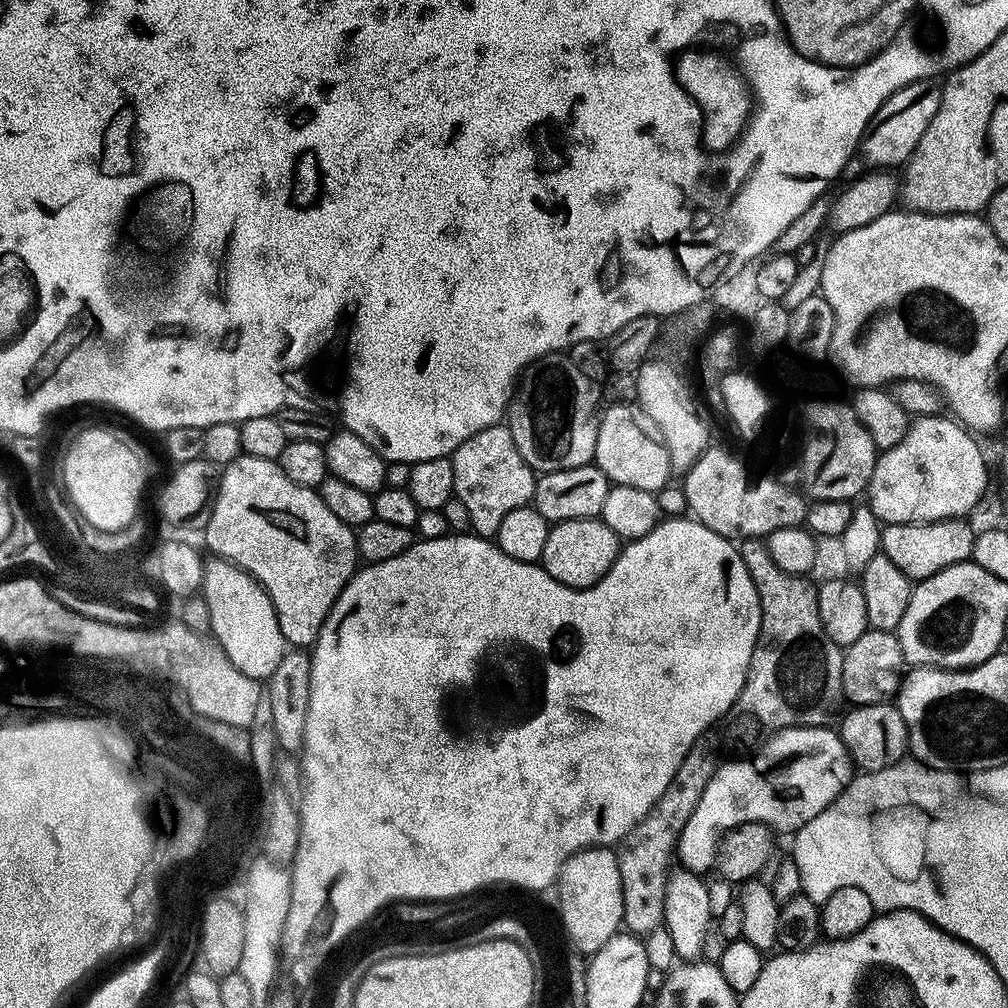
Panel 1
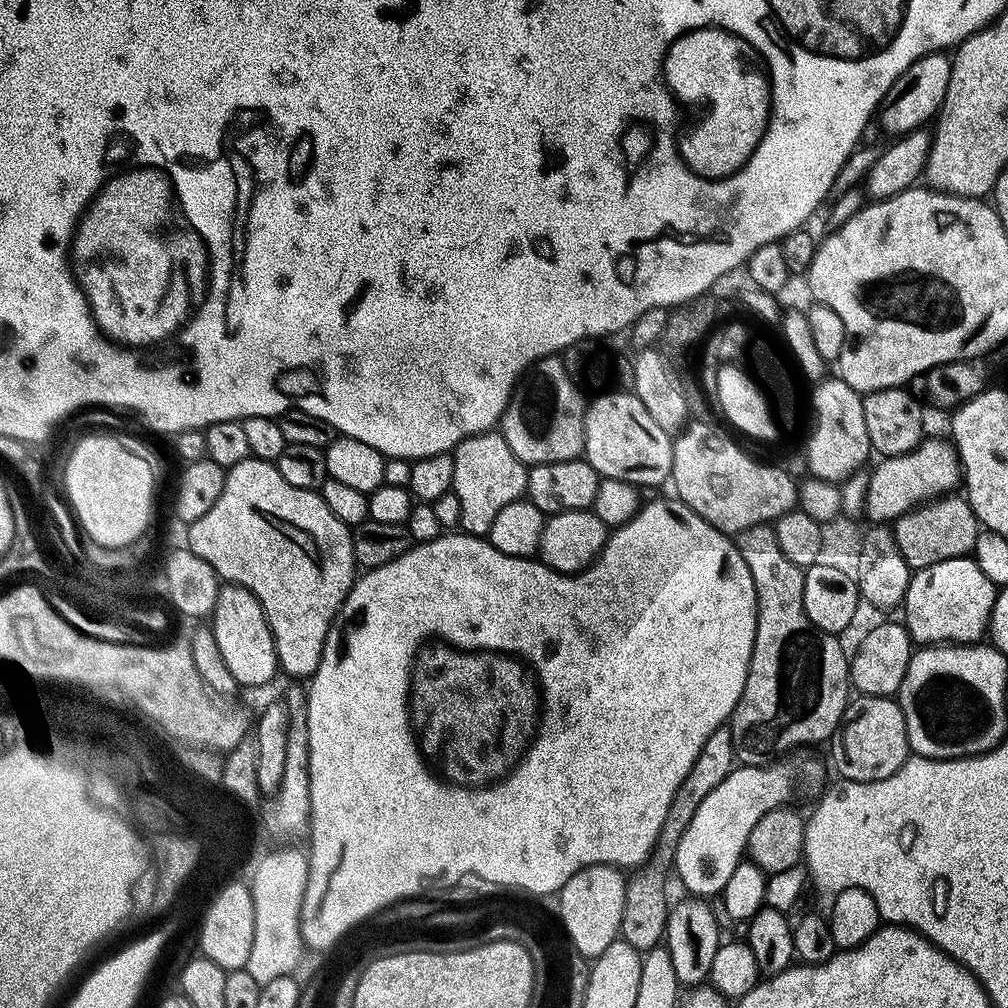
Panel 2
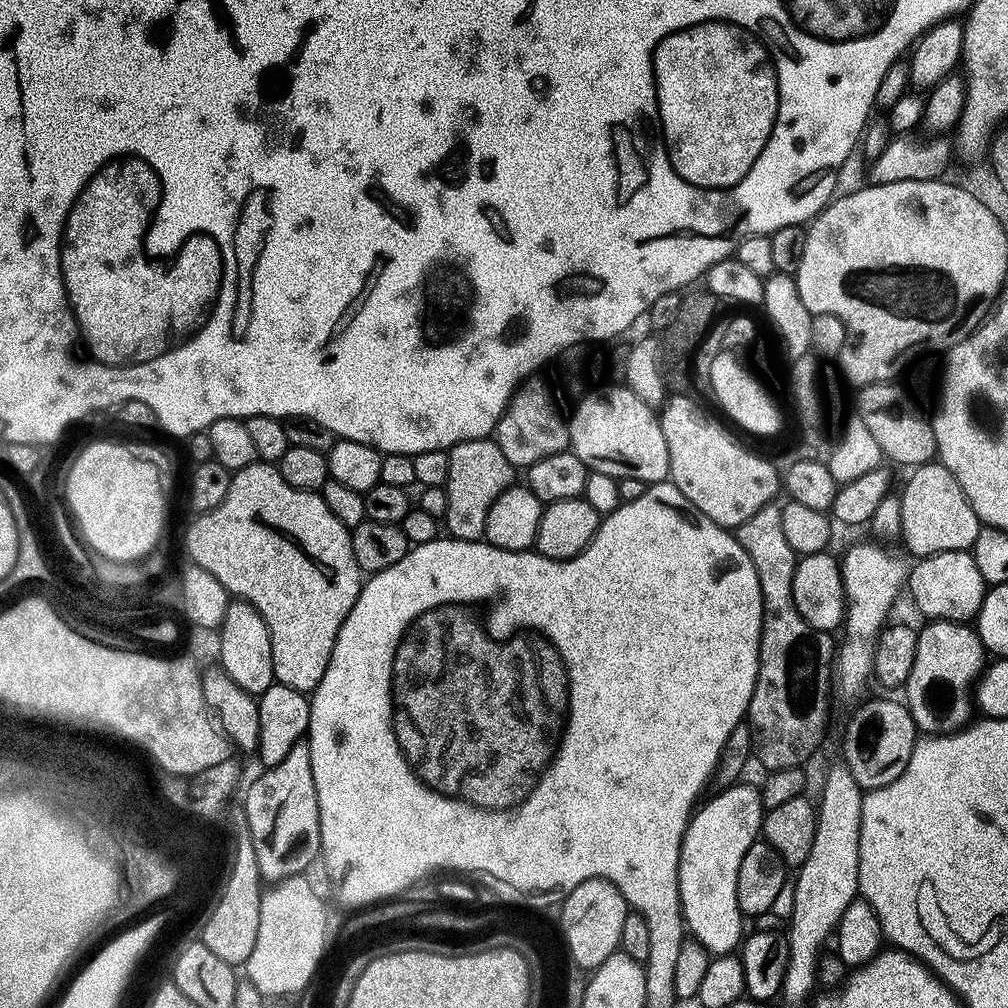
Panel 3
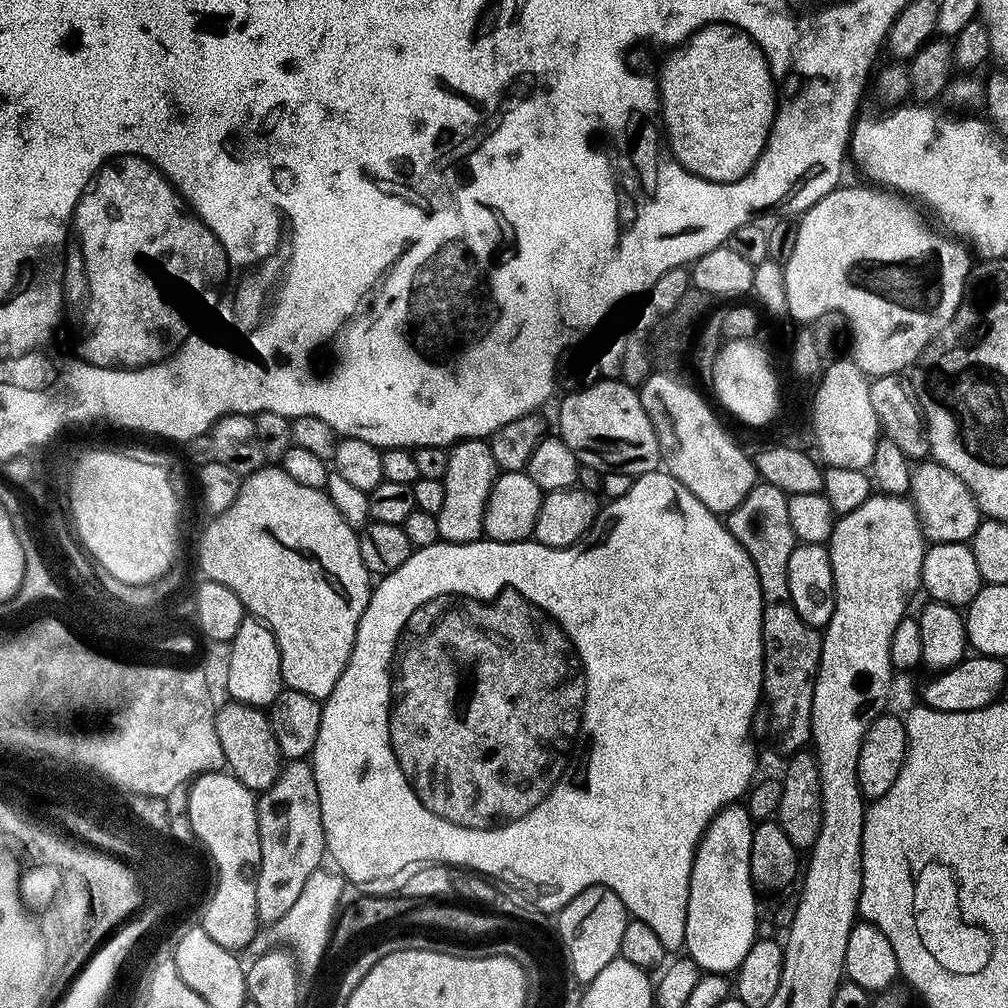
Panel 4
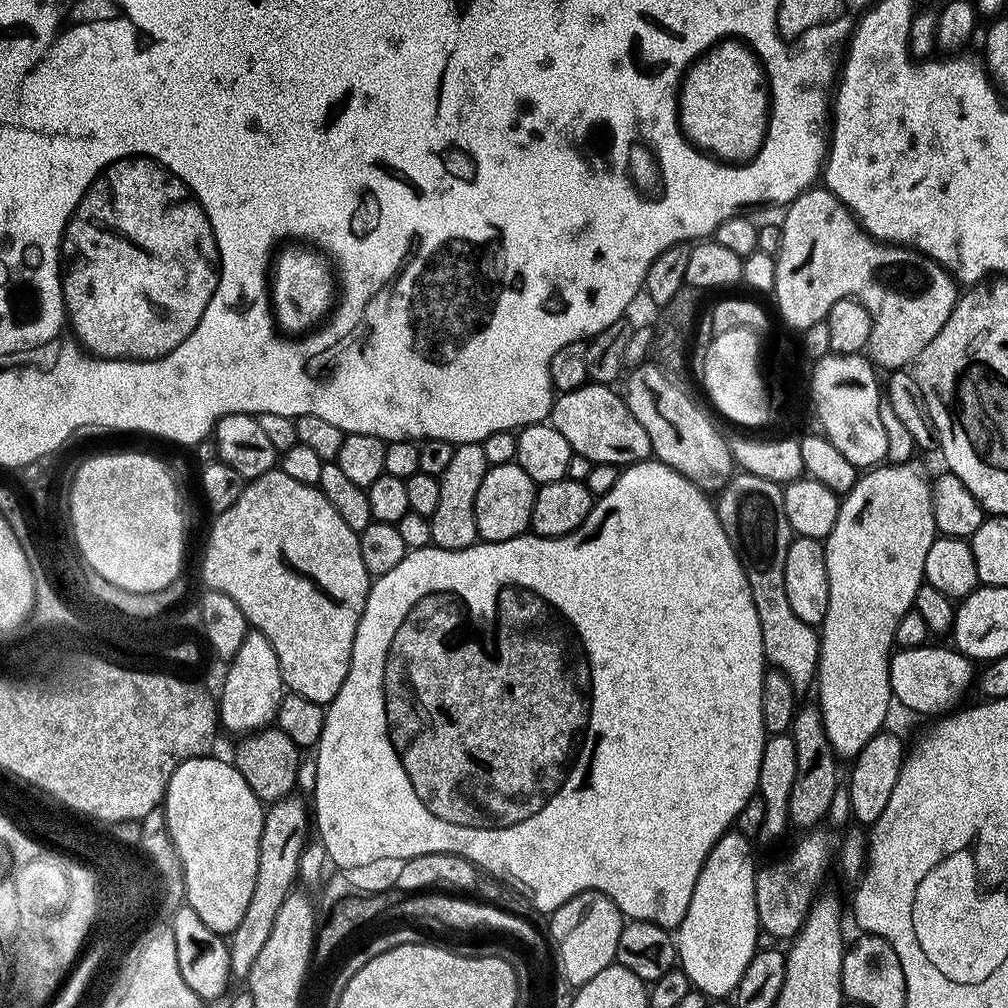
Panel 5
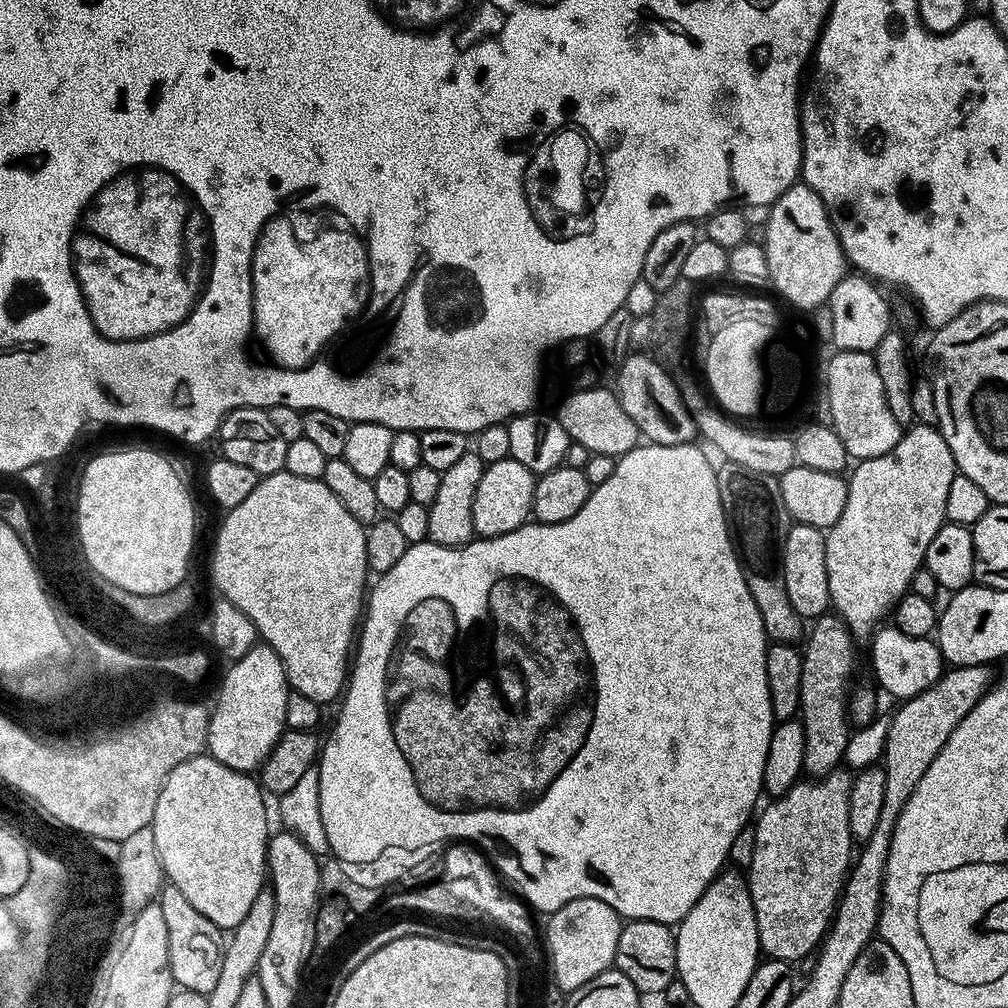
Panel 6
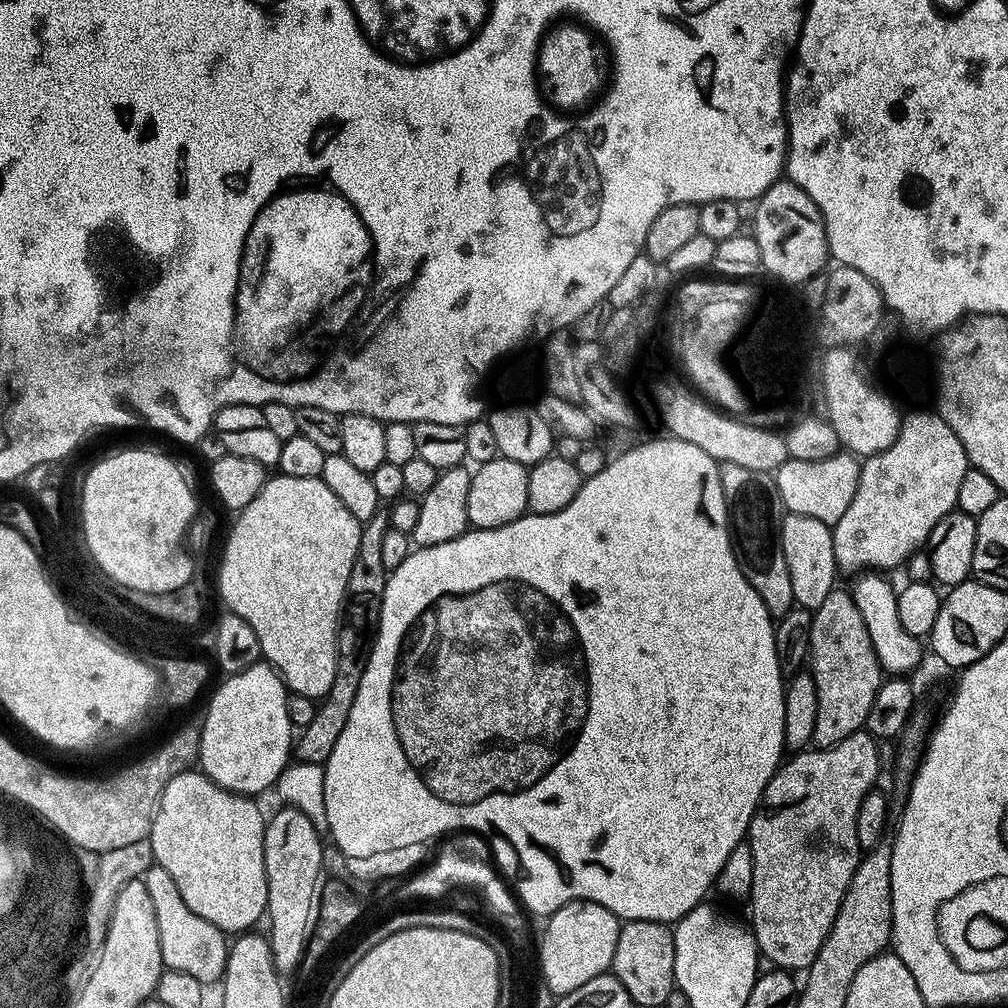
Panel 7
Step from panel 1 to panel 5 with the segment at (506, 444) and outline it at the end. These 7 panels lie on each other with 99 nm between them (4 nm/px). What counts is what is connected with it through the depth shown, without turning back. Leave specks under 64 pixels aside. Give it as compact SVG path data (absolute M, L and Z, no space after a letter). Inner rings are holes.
M483 443L457 444L446 474L439 476L442 486L442 502L438 502L438 510L432 515L432 544L446 550L462 550L477 543L475 502L478 488L482 486L482 478L486 478L489 462L484 453Z

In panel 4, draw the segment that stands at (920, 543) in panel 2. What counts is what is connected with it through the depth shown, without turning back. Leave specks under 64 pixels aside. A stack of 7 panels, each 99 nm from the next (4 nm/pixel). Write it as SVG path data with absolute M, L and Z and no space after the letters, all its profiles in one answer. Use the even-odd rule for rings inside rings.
M928 458L915 465L911 473L910 499L916 505L916 517L920 520L920 528L932 544L968 544L978 530L982 513L974 494L966 486L966 482L962 482L962 478L954 474L954 470L942 466L935 459Z

